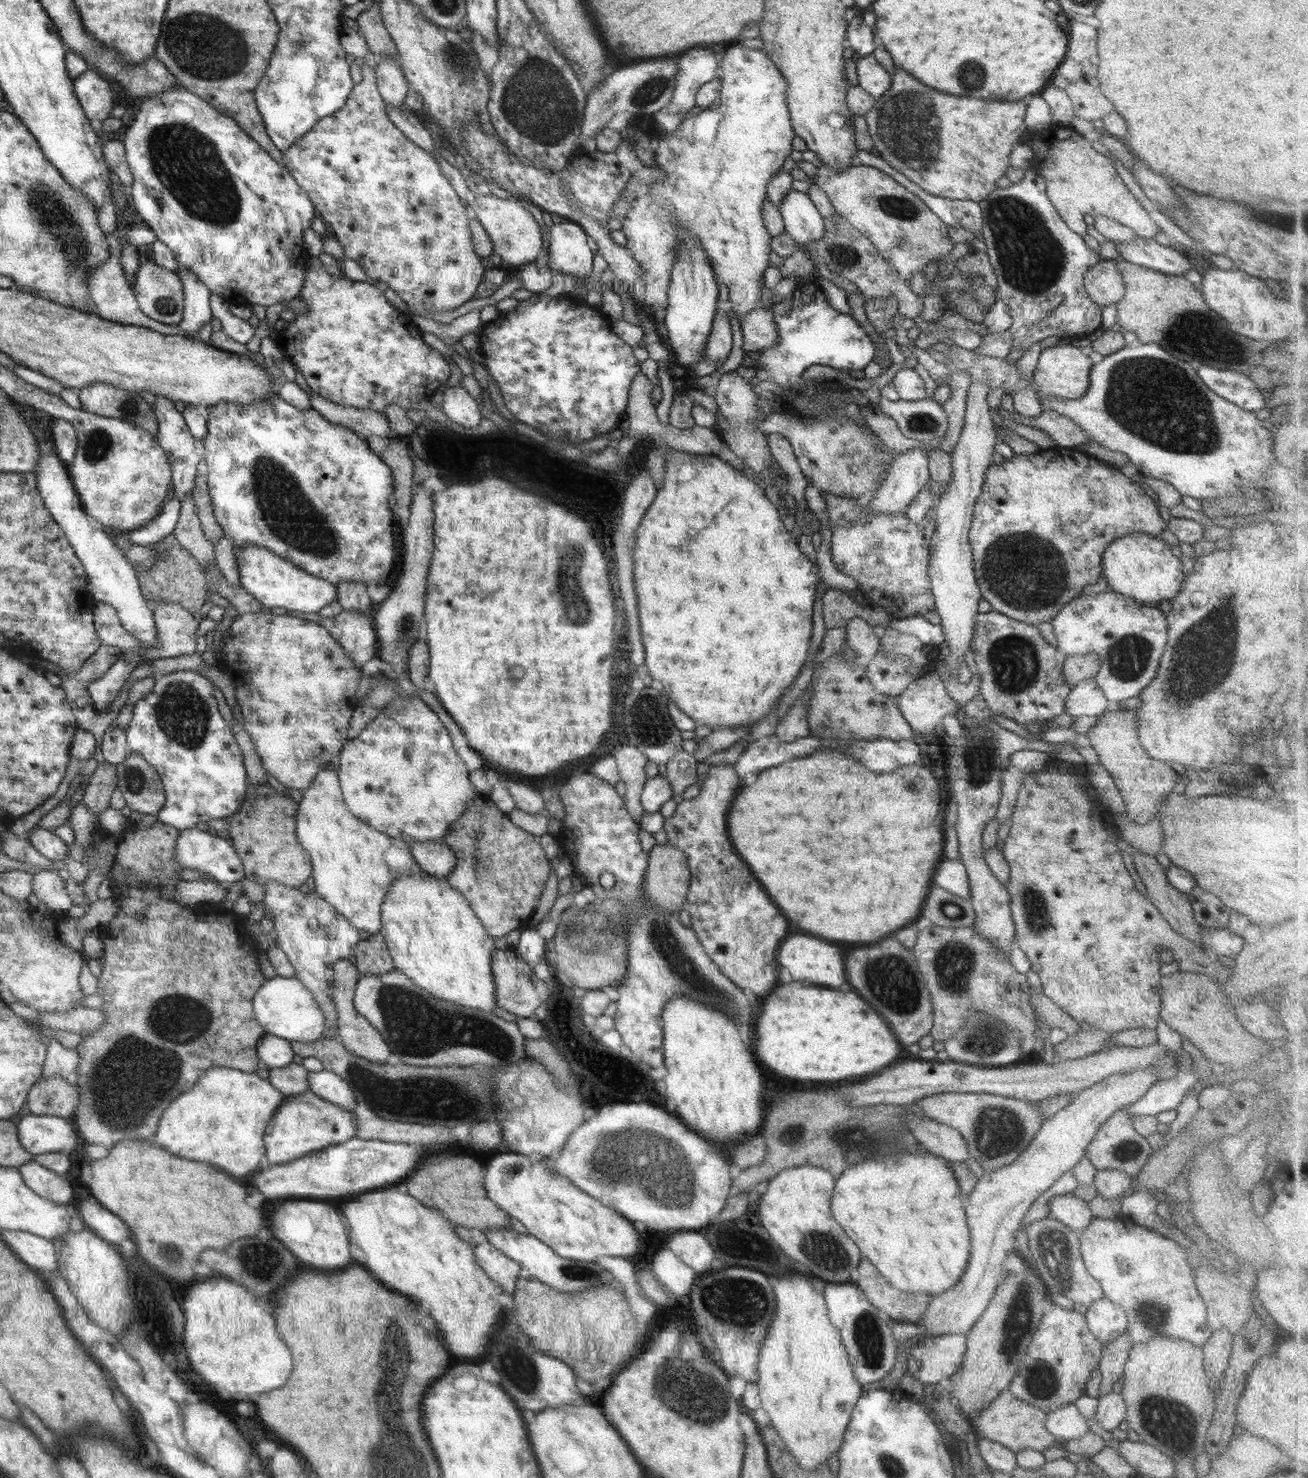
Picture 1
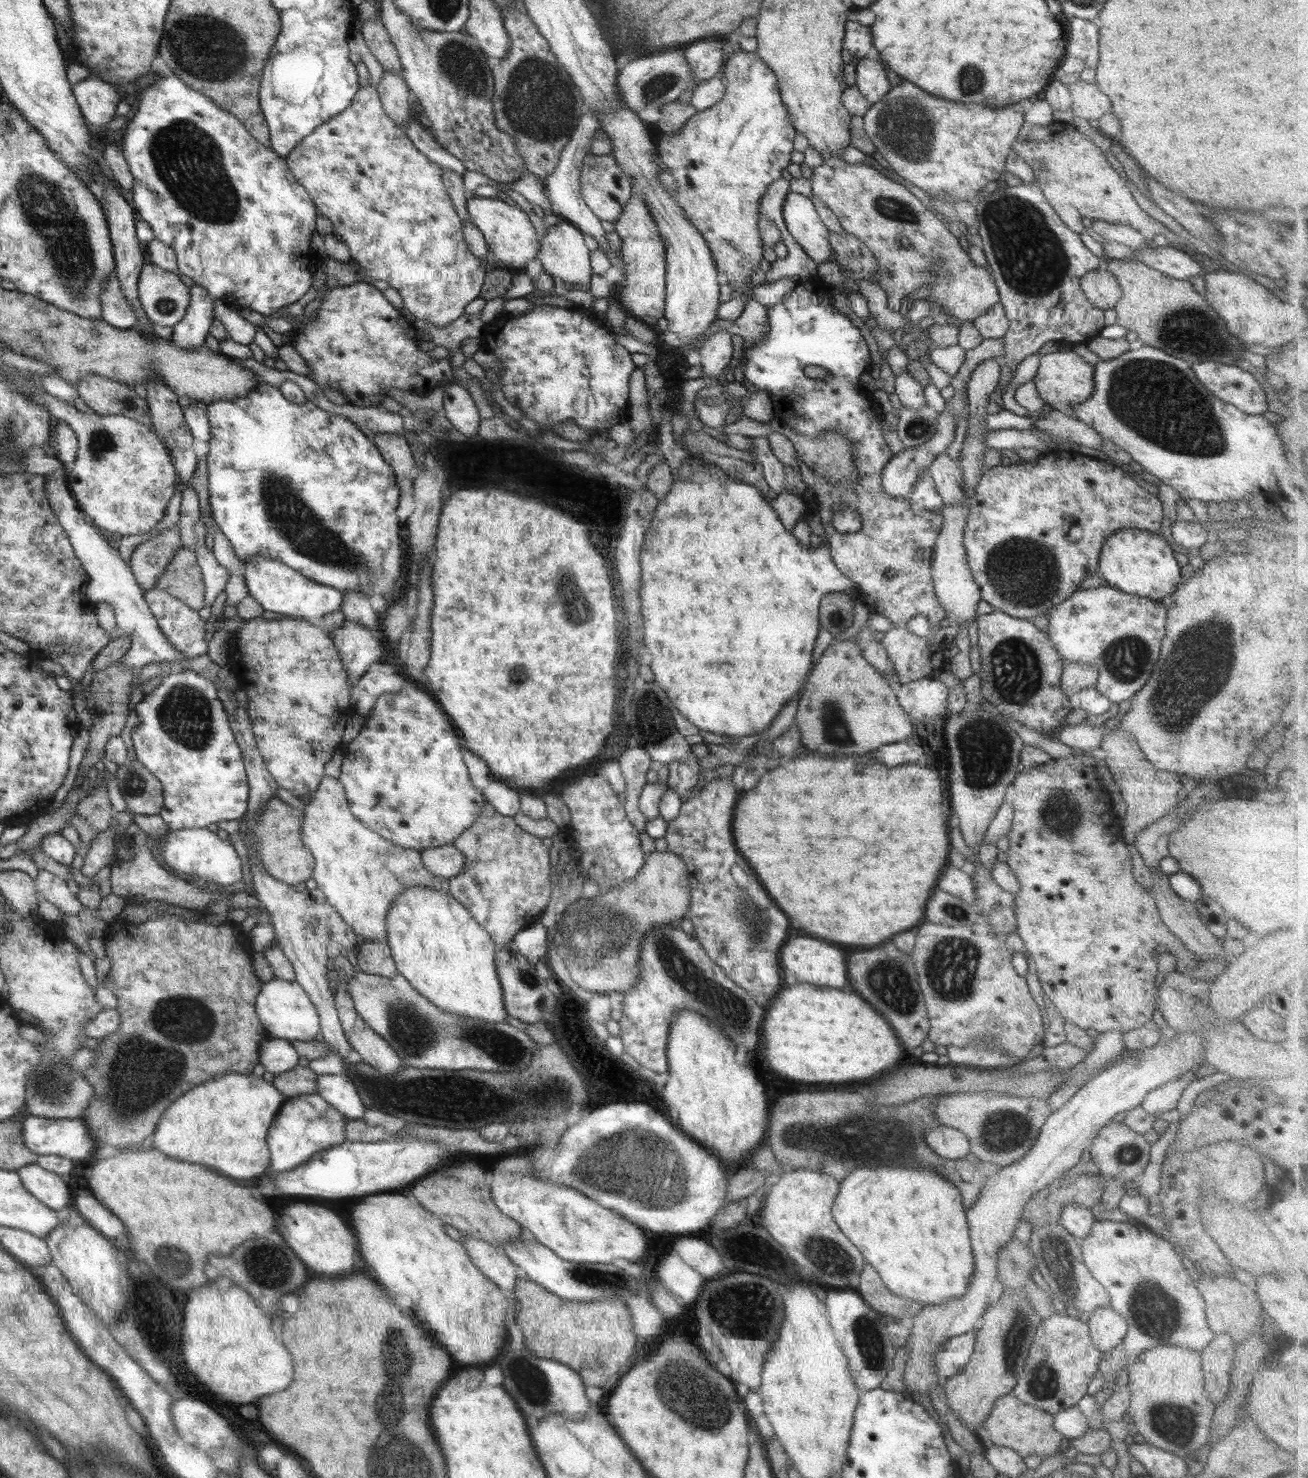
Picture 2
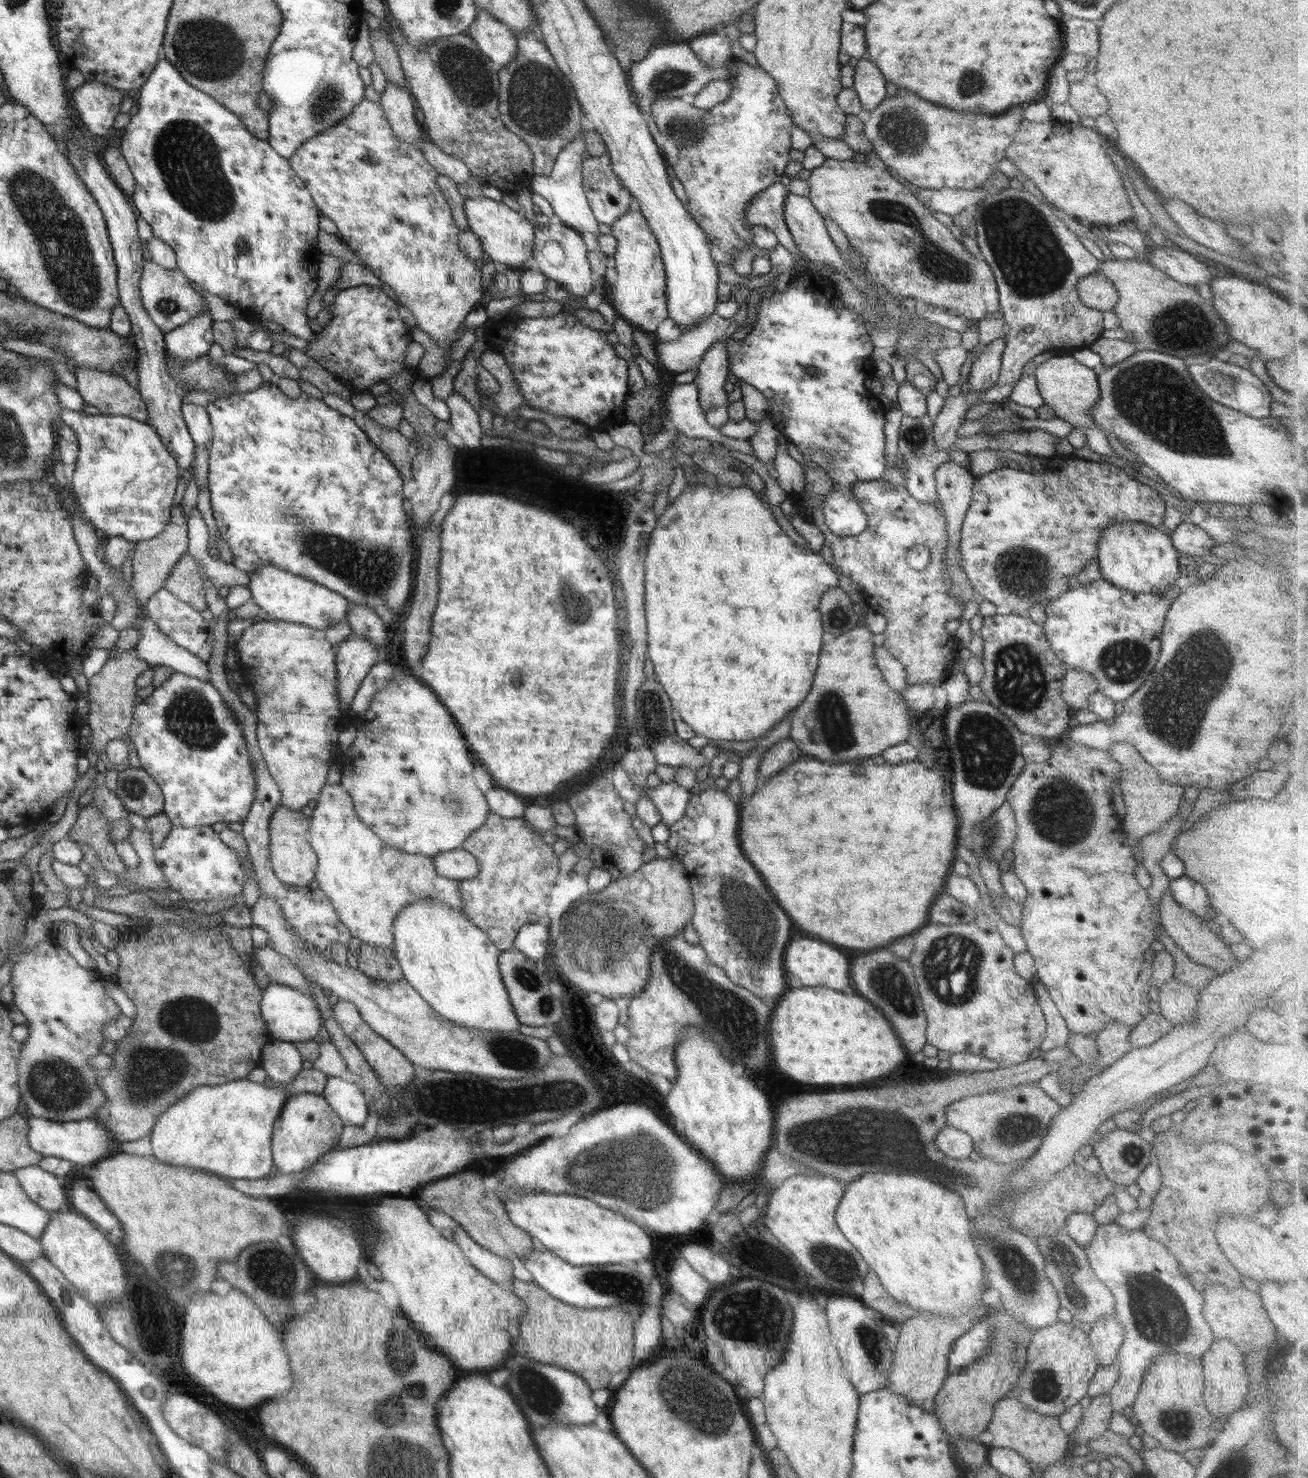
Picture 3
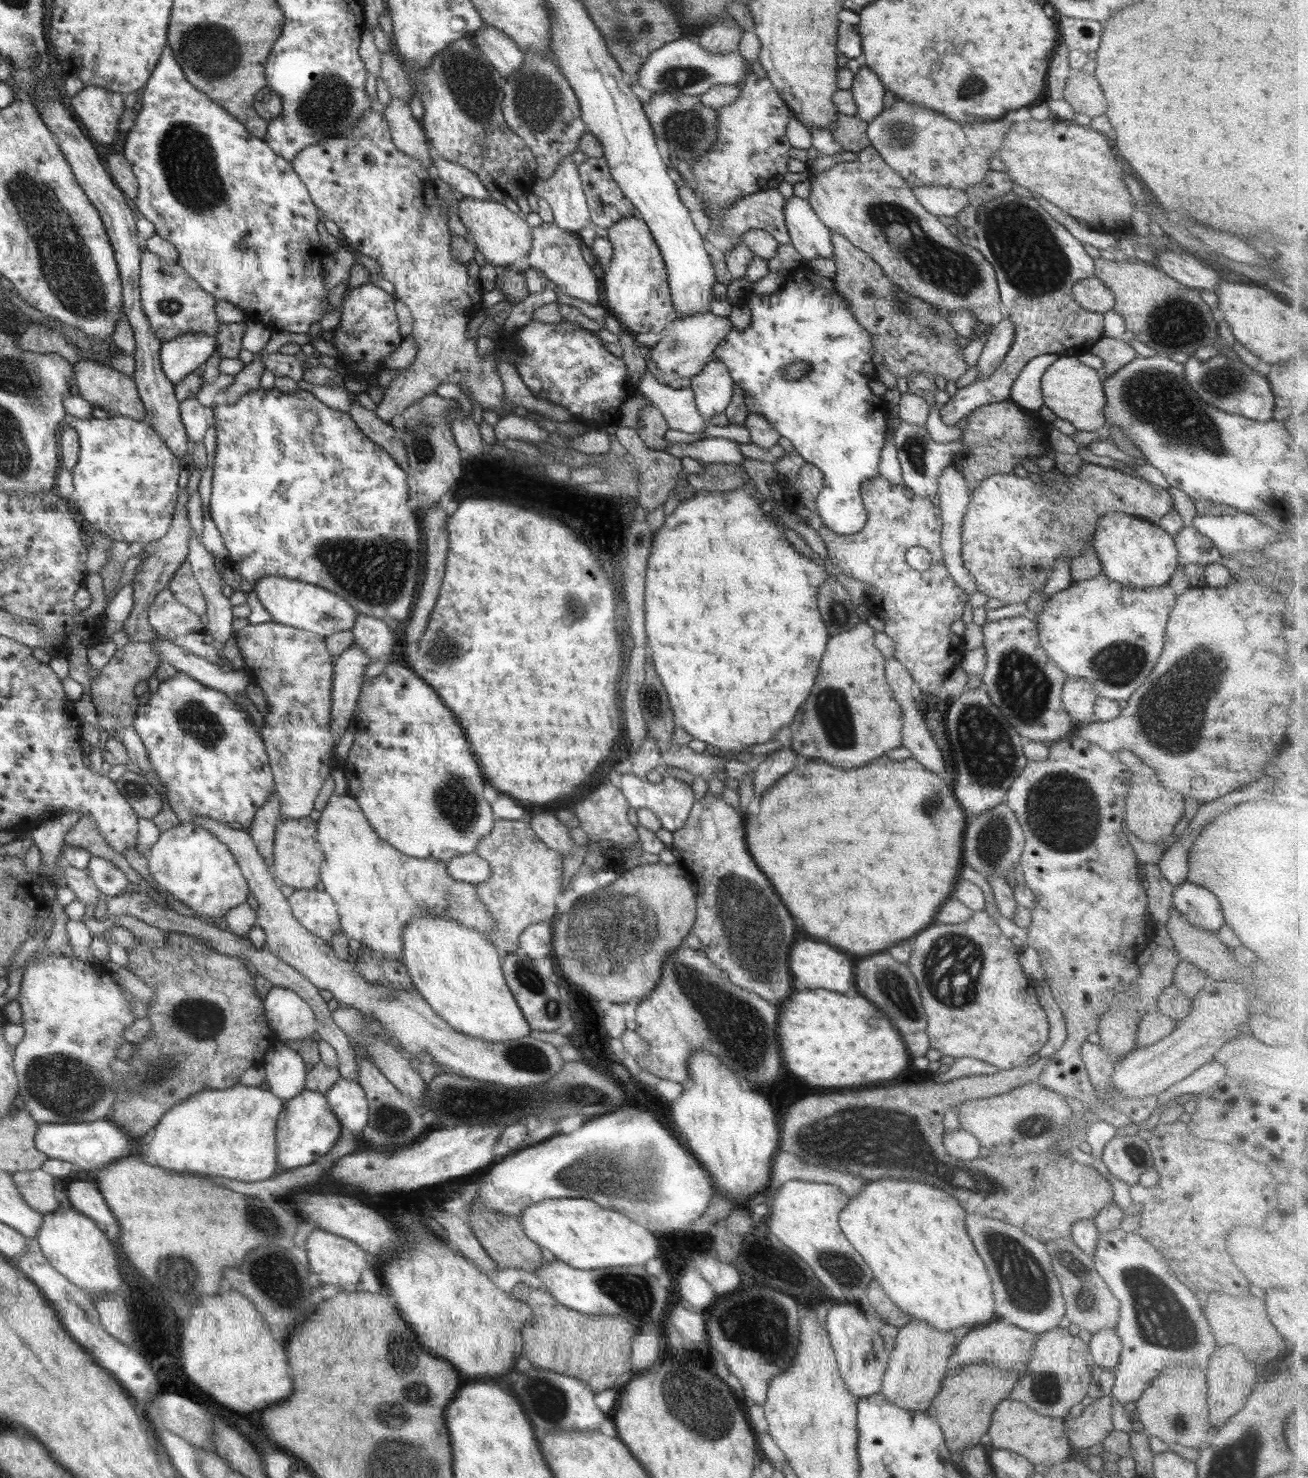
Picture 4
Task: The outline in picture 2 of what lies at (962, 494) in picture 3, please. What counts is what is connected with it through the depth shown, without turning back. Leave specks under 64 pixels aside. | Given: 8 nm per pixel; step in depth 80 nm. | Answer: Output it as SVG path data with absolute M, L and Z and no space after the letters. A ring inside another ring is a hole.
M938 454L936 460L929 465L929 474L944 504L955 505L965 499L964 491L962 491L962 484L964 484L962 469L948 454Z

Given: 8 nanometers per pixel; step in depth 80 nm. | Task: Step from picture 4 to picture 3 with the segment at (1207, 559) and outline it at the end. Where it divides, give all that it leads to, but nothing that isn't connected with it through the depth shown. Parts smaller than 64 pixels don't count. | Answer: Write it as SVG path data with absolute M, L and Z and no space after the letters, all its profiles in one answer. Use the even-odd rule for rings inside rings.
M1185 520L1180 526L1176 526L1169 536L1174 548L1179 550L1180 556L1185 554L1190 559L1198 559L1198 556L1211 554L1211 548L1218 543L1202 528Z

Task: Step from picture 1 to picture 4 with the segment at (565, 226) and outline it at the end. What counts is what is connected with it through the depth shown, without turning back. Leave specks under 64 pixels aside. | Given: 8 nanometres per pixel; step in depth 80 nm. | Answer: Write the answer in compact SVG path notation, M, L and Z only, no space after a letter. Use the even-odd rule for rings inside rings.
M543 222L538 227L532 227L533 243L529 251L529 261L532 268L543 272L562 294L583 300L591 305L602 305L599 275L586 263L580 251L580 238L573 238L567 230L562 230L557 224Z

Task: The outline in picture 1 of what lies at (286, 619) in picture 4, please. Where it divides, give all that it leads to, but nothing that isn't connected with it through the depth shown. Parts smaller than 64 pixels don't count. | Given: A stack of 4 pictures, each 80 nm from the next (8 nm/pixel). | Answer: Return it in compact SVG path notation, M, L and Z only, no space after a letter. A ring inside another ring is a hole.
M246 543L236 547L236 562L240 584L244 590L263 604L266 610L318 612L338 600L337 585L298 567L262 545Z

